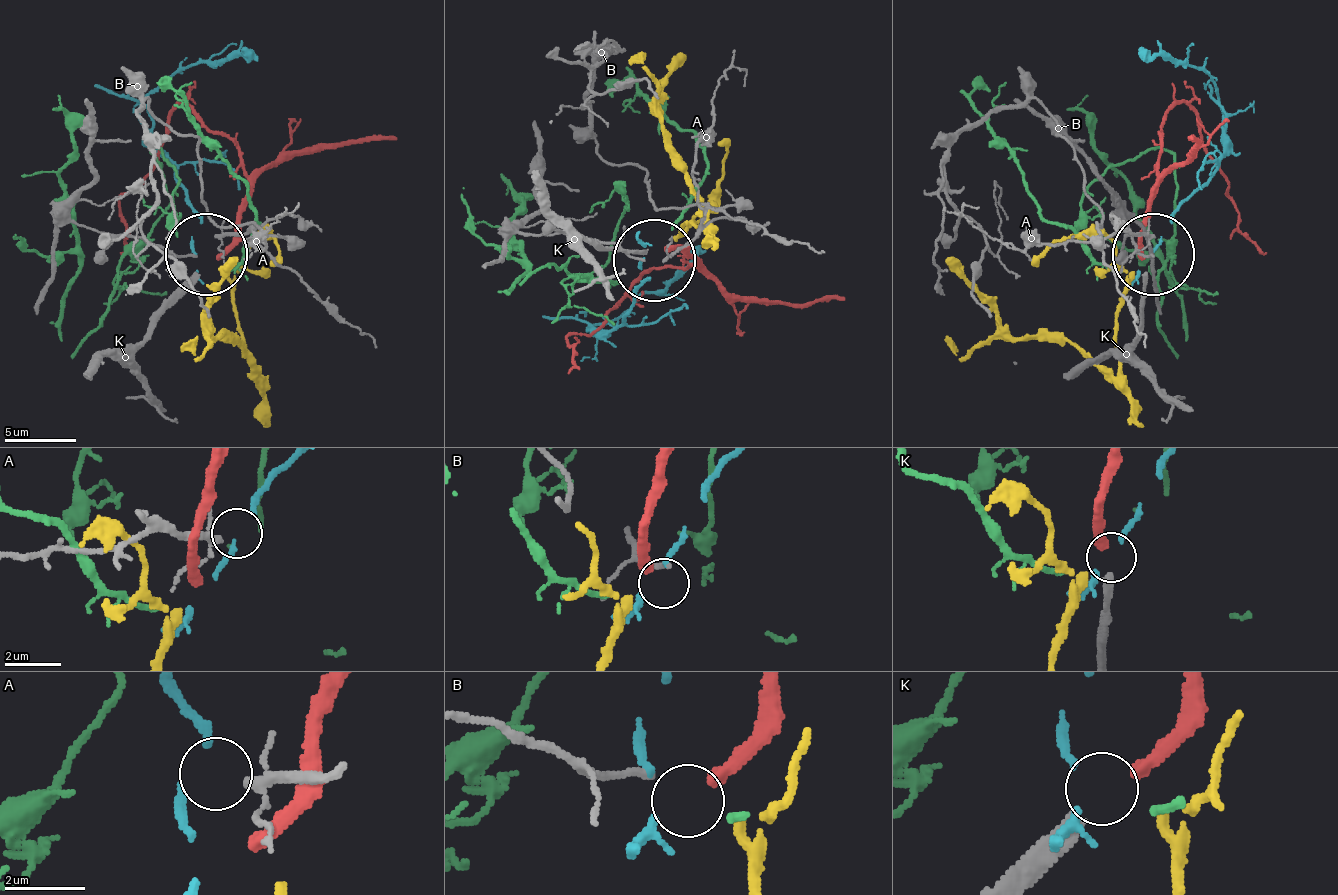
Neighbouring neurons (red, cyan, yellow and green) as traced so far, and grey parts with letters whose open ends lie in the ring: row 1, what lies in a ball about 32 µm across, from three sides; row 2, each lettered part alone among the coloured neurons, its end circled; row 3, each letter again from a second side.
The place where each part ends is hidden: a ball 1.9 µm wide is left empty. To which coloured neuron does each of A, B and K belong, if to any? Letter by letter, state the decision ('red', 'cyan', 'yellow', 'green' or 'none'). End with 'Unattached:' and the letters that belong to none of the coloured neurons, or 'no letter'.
A: none
B: none
K: red
Unattached: A, B

